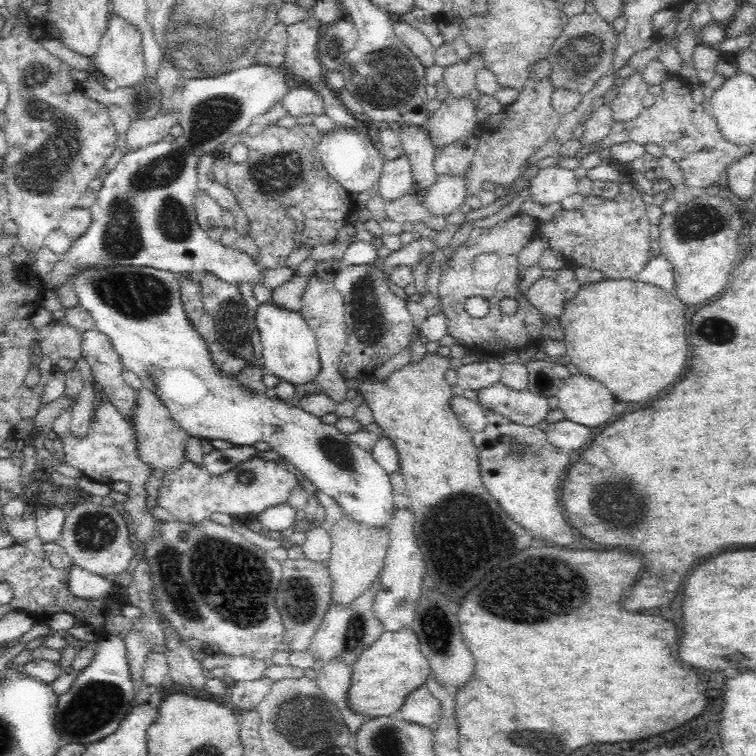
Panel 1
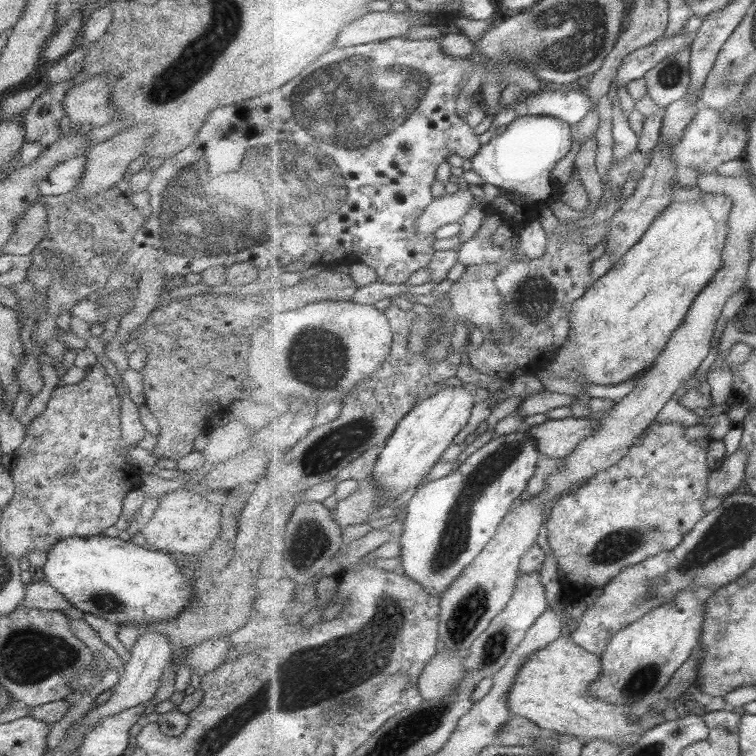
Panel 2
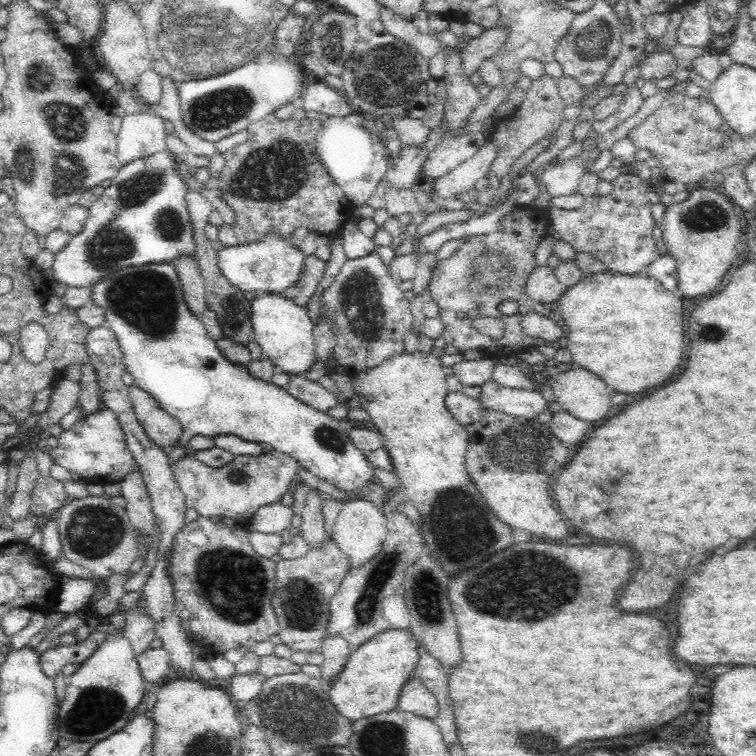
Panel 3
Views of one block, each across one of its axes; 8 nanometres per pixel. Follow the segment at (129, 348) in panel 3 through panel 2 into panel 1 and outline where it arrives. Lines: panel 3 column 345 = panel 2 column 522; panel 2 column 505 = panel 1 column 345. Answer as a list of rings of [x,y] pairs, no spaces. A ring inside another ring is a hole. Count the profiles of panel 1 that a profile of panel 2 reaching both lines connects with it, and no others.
[[[108,266],[81,268],[71,275],[68,284],[73,287],[81,309],[92,316],[95,329],[108,336],[120,355],[123,368],[136,373],[143,387],[150,390],[168,407],[172,418],[189,434],[220,439],[230,446],[253,446],[256,442],[268,442],[272,452],[284,456],[320,491],[336,500],[342,510],[342,518],[369,530],[389,532],[395,504],[394,491],[387,470],[368,451],[354,444],[334,425],[324,423],[321,417],[312,416],[301,407],[274,400],[268,396],[253,396],[241,388],[234,376],[220,375],[210,361],[208,343],[188,321],[181,300],[178,277],[164,270],[150,267]]]

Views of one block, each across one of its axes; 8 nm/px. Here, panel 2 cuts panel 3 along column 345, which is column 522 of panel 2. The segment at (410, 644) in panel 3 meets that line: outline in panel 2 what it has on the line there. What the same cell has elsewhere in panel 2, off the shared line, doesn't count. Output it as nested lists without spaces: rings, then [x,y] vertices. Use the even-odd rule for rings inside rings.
[[[571,634],[561,635],[555,642],[545,646],[543,650],[537,650],[531,654],[529,660],[519,666],[517,680],[509,692],[509,710],[528,718],[539,727],[546,728],[552,733],[574,737],[584,742],[593,742],[596,739],[606,741],[620,747],[621,751],[634,746],[653,727],[665,723],[663,713],[653,709],[654,698],[635,702],[633,705],[613,705],[605,699],[593,697],[593,694],[589,693],[591,686],[597,678],[601,678],[601,674],[603,674],[603,663],[600,655],[593,654],[577,645]]]

